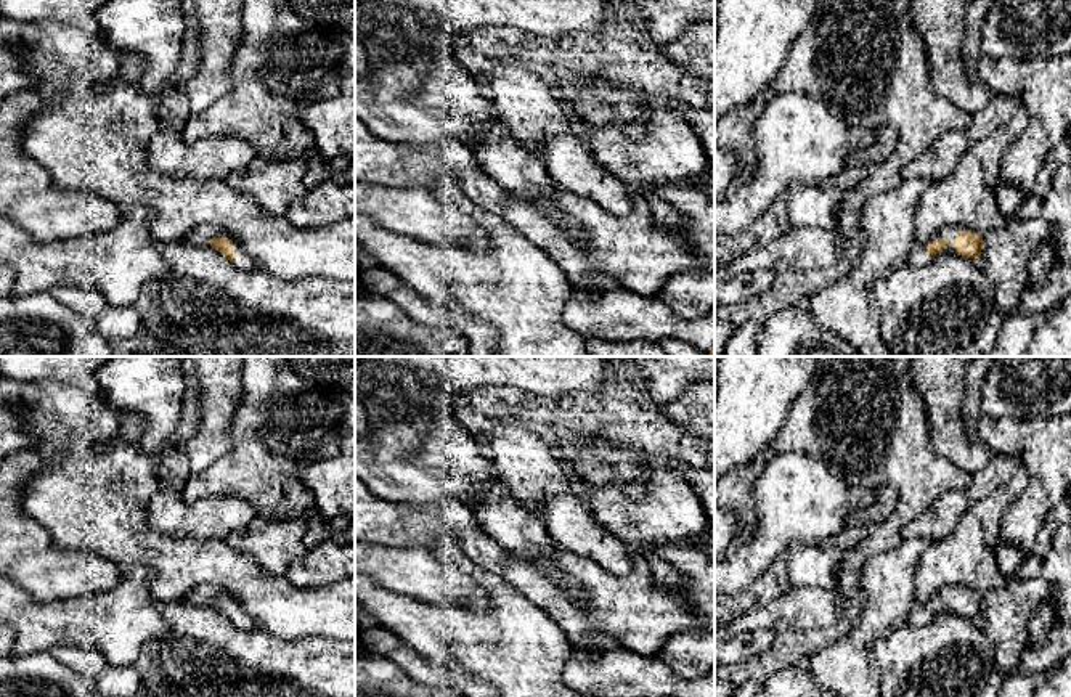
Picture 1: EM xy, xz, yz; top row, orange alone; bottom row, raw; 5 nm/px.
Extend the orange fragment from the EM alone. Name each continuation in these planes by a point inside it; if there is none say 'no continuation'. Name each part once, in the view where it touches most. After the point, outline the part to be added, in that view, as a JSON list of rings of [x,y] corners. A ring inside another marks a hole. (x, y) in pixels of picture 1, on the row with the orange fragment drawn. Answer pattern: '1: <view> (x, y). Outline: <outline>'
1: xy (203, 233). Outline: [[[199,225],[196,228],[193,228],[186,238],[185,243],[194,247],[209,247],[212,249],[212,246],[209,244],[212,238],[228,238],[234,246],[234,252],[236,252],[236,267],[241,270],[259,270],[259,263],[255,262],[254,257],[247,255],[242,247],[230,236],[228,231],[220,230],[214,225]]]

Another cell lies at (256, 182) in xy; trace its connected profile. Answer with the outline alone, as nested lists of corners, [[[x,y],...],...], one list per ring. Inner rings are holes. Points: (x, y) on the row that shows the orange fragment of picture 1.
[[[305,153],[289,159],[257,156],[244,170],[230,173],[225,183],[249,194],[270,215],[286,215],[287,206],[307,193]]]

